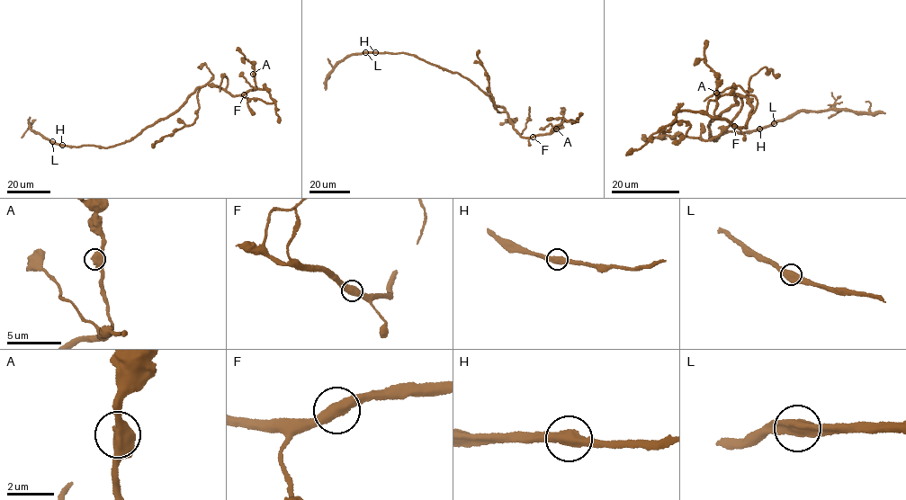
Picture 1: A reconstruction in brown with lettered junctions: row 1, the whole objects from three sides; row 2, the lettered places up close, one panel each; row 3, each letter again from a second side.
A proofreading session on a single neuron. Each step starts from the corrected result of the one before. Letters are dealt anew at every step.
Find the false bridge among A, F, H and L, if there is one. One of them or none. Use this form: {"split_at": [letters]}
{"split_at": []}

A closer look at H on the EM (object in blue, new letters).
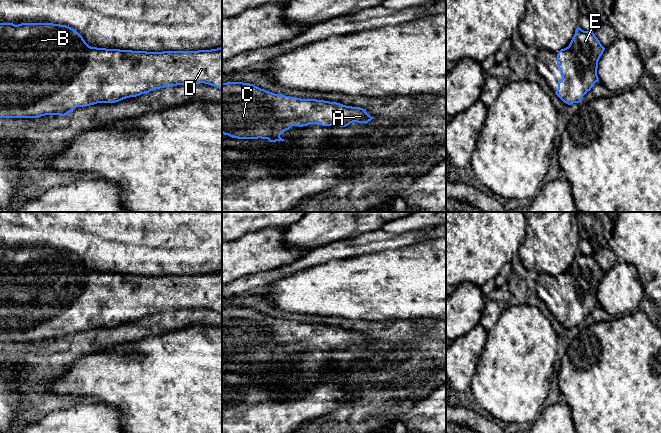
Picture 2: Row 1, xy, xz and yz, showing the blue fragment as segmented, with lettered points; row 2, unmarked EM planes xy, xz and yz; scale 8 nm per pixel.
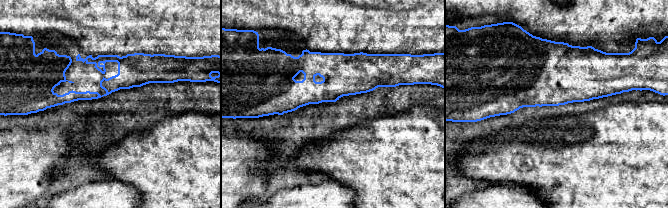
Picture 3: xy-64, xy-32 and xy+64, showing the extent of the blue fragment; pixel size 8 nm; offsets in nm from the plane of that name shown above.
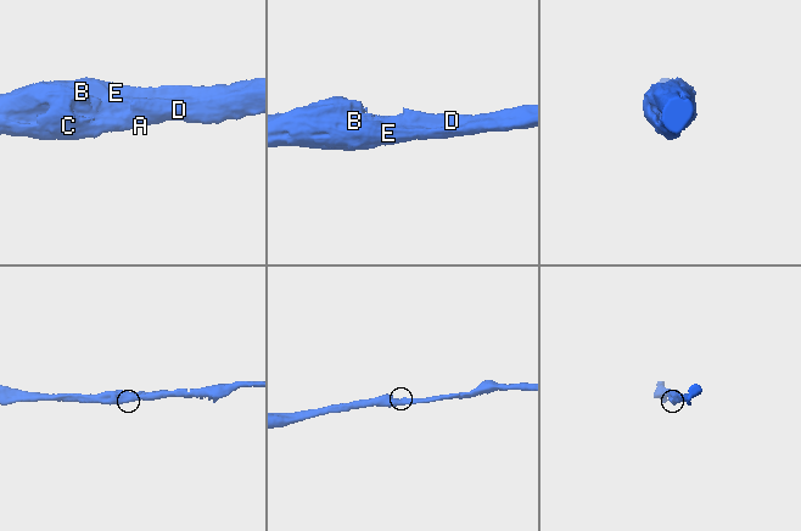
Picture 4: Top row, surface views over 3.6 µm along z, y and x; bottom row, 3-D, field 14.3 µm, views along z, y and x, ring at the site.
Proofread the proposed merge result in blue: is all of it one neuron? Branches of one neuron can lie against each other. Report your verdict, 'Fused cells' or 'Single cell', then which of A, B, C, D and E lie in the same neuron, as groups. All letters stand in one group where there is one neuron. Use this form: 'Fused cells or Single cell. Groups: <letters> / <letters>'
Single cell. Groups: A B C D E

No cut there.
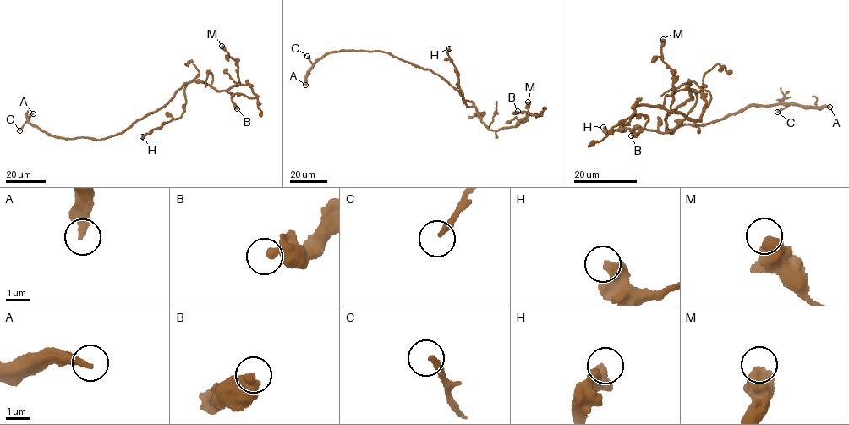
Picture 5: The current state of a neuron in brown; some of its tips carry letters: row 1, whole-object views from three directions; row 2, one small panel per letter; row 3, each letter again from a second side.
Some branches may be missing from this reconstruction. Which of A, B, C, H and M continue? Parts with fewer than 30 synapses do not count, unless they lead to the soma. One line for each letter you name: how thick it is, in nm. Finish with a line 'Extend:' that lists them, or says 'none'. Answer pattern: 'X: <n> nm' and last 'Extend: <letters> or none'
A: 280 nm
C: 220 nm
Extend: A, C

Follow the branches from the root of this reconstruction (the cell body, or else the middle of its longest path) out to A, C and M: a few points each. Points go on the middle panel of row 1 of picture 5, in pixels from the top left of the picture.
A: (448, 82), (428, 69), (388, 52), (342, 49), (327, 52), (316, 61), (308, 74), (305, 85)
C: (448, 82), (428, 69), (378, 51), (331, 52), (313, 63), (307, 56)
M: (448, 82), (463, 99), (473, 103), (481, 121), (491, 129), (516, 127), (524, 121), (528, 102)

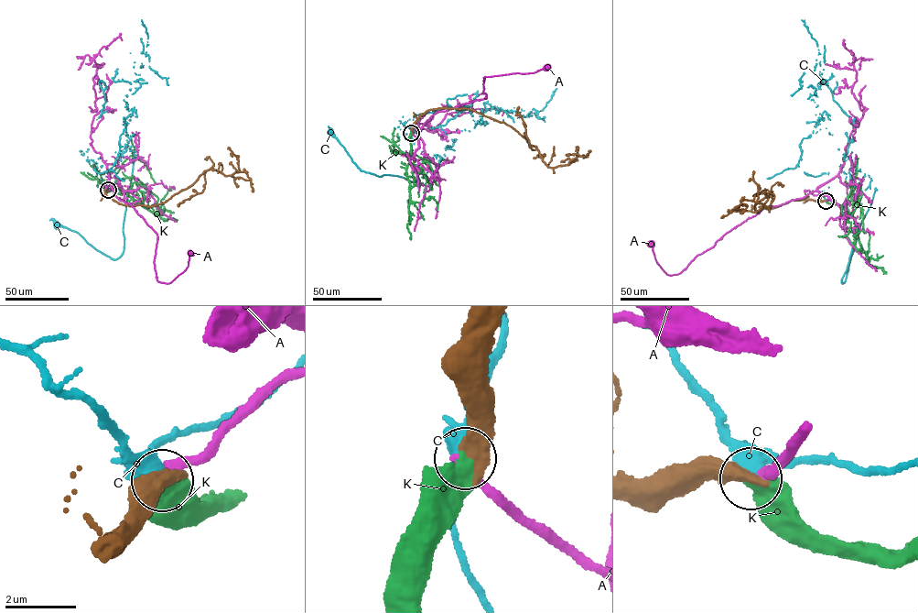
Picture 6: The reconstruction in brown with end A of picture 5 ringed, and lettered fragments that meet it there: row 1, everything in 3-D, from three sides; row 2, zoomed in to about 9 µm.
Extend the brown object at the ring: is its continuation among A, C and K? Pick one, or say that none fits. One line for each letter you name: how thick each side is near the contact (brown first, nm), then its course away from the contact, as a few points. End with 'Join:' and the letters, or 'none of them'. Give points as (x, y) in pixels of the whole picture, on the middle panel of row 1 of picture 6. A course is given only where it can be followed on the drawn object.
K: Thickness 500 nm (brown) against 500 nm. Its course: (412, 133), (409, 160), (405, 169), (409, 196), (411, 201), (421, 202), (430, 196), (437, 203), (437, 210)
Join: K

